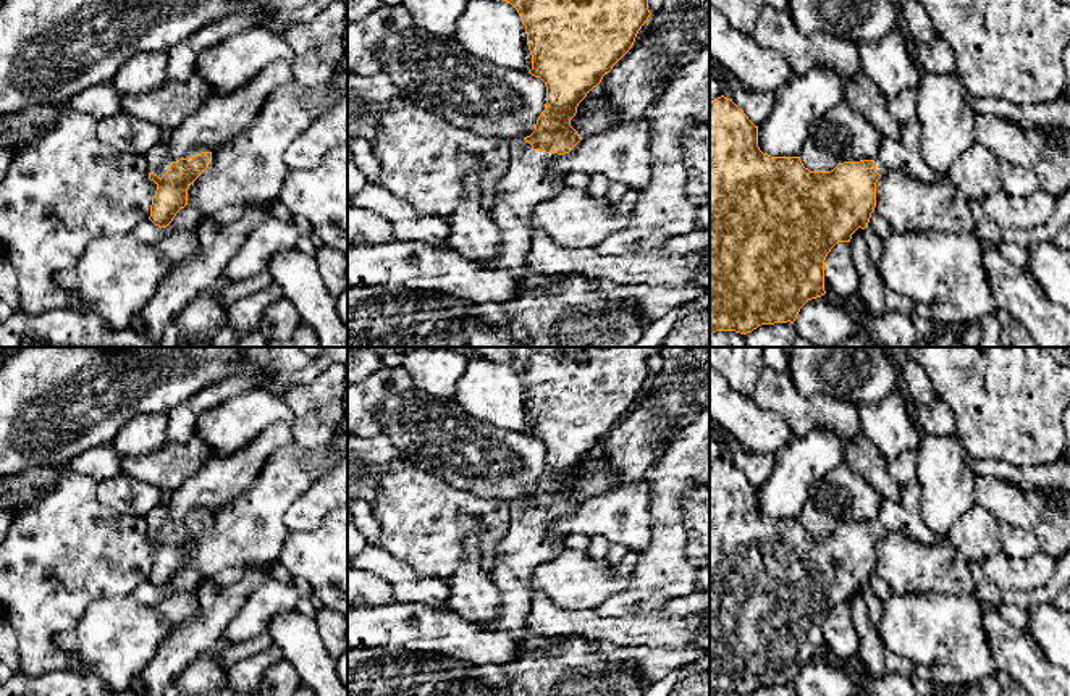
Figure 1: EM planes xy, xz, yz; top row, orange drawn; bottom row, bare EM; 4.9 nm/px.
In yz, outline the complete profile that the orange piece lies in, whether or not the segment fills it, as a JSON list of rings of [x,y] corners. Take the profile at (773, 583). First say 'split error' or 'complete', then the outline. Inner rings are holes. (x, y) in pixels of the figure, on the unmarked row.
split error; [[[724,457],[710,463],[710,696],[716,693],[752,694],[761,686],[794,685],[800,670],[811,660],[821,659],[824,652],[824,622],[837,604],[850,604],[852,596],[868,589],[871,575],[876,568],[876,544],[886,533],[905,533],[910,538],[920,538],[923,544],[939,544],[949,536],[933,531],[921,517],[921,489],[915,480],[902,486],[897,501],[883,499],[879,512],[873,522],[844,523],[831,533],[810,533],[803,528],[800,518],[771,518],[758,509],[758,488],[739,470],[732,460]]]

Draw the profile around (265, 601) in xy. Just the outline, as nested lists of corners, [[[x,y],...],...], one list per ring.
[[[276,580],[255,586],[225,628],[221,644],[239,644],[260,635],[275,615],[293,610],[299,597],[294,585]]]

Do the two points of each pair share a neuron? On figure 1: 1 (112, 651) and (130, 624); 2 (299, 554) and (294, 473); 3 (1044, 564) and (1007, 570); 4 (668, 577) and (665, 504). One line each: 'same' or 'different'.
1: same
2: different
3: same
4: same

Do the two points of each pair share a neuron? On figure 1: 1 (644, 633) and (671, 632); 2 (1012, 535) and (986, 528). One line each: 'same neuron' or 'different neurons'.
1: same neuron
2: different neurons

